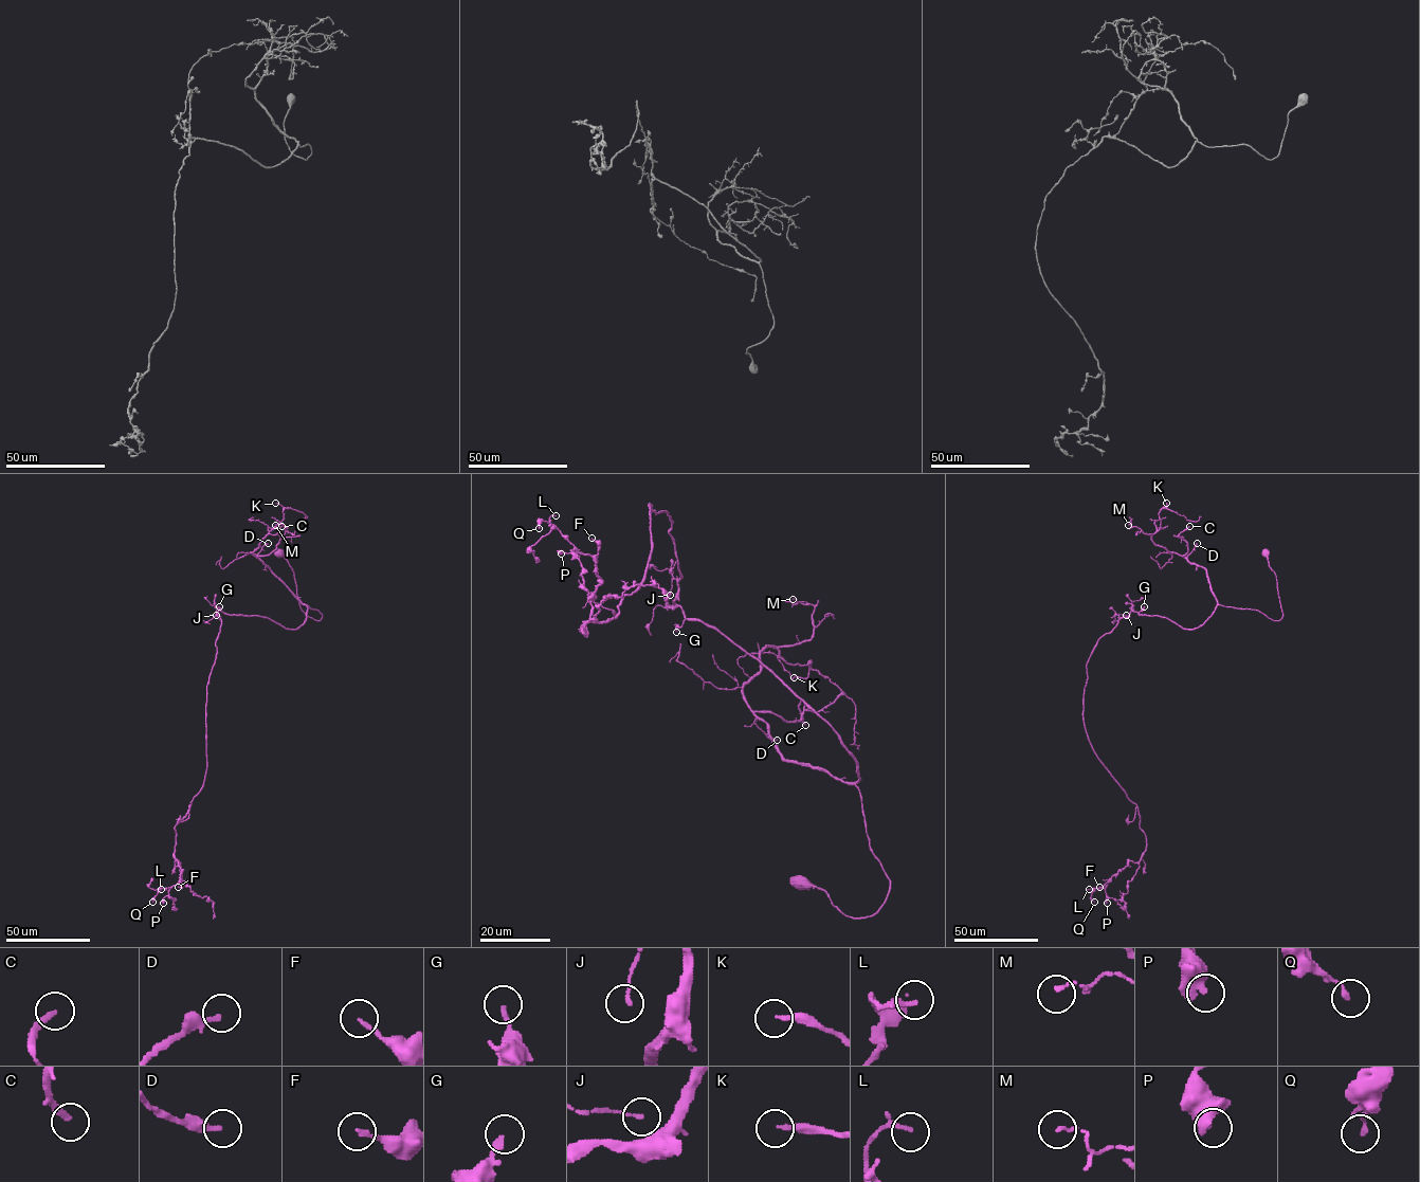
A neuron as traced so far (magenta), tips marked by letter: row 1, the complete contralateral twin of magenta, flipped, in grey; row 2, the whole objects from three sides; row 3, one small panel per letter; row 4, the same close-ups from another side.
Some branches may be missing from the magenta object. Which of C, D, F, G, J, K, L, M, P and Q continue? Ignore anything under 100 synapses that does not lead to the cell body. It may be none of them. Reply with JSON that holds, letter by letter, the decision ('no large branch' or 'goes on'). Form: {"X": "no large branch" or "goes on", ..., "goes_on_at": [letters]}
{"C": "no large branch", "D": "no large branch", "F": "no large branch", "G": "goes on", "J": "no large branch", "K": "no large branch", "L": "no large branch", "M": "no large branch", "P": "no large branch", "Q": "no large branch", "goes_on_at": ["G"]}

